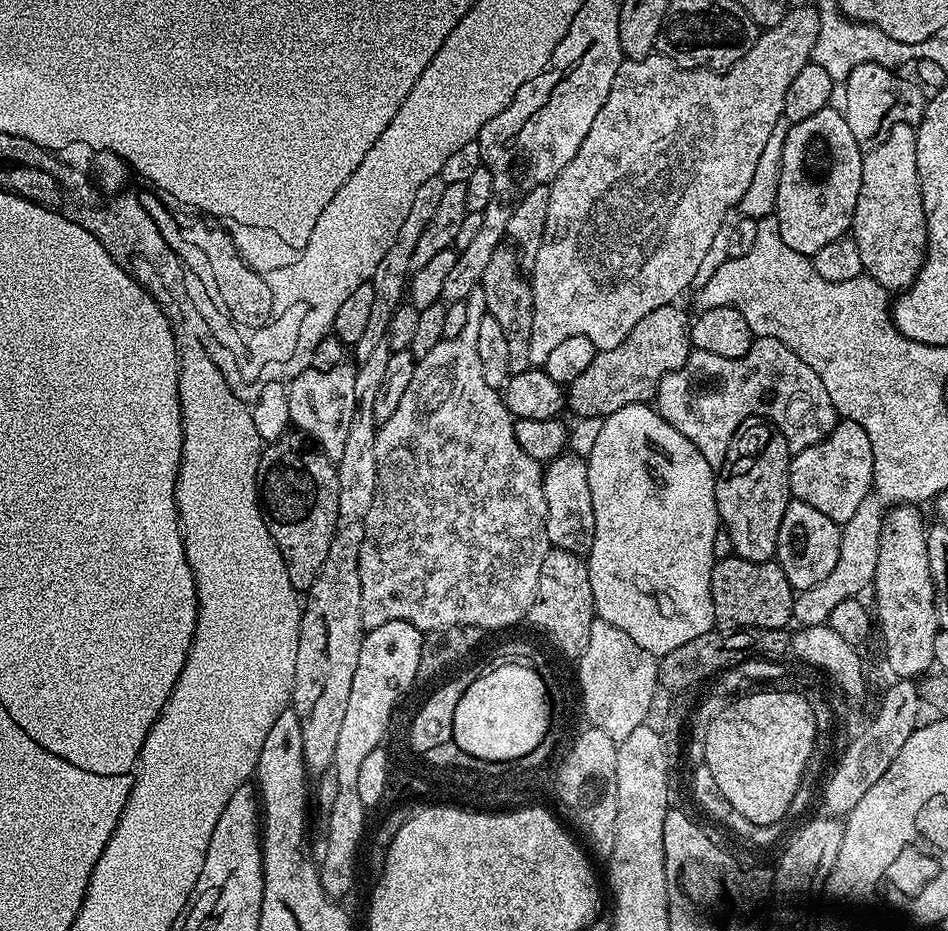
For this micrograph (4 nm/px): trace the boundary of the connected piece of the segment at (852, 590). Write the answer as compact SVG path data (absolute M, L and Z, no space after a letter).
M870 494L862 498L858 510L854 510L850 522L842 525L840 530L840 549L838 563L834 570L818 582L818 586L810 586L810 590L796 592L792 602L792 618L800 628L809 628L819 624L827 624L830 610L846 600L859 597L860 591L867 589L874 578L874 570L878 566L878 538L882 534L882 522L886 508L879 496Z

